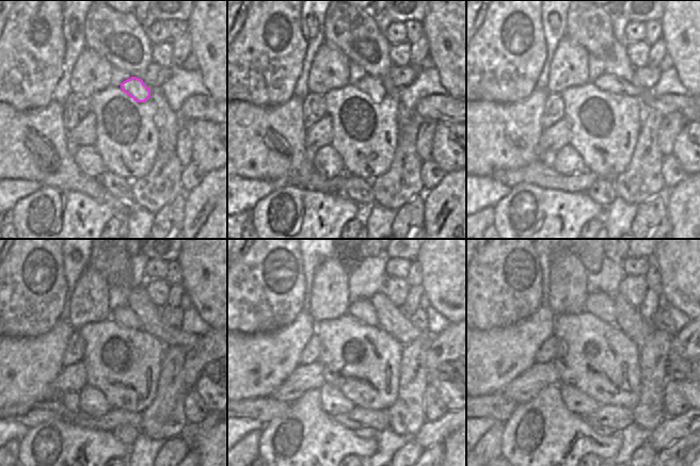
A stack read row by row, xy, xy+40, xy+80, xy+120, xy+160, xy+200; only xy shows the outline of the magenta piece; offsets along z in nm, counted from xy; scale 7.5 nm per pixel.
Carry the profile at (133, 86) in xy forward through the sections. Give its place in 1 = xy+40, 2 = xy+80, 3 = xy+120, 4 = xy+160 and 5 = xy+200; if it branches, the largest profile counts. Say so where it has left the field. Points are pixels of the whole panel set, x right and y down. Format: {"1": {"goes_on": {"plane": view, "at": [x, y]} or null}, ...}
{"1": {"goes_on": {"plane": "xy+40", "at": [371, 86]}}, "2": {"goes_on": {"plane": "xy+80", "at": [608, 83]}}, "3": {"goes_on": {"plane": "xy+120", "at": [125, 317]}}, "4": {"goes_on": {"plane": "xy+160", "at": [363, 310]}}, "5": {"goes_on": {"plane": "xy+200", "at": [599, 304]}}}

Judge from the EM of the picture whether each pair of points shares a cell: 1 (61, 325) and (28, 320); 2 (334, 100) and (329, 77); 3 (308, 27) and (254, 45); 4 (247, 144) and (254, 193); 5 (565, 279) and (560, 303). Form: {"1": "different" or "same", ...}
{"1": "different", "2": "different", "3": "different", "4": "different", "5": "same"}

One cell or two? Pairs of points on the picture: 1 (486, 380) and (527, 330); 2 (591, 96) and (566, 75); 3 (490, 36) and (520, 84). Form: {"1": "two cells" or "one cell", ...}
{"1": "one cell", "2": "two cells", "3": "one cell"}

